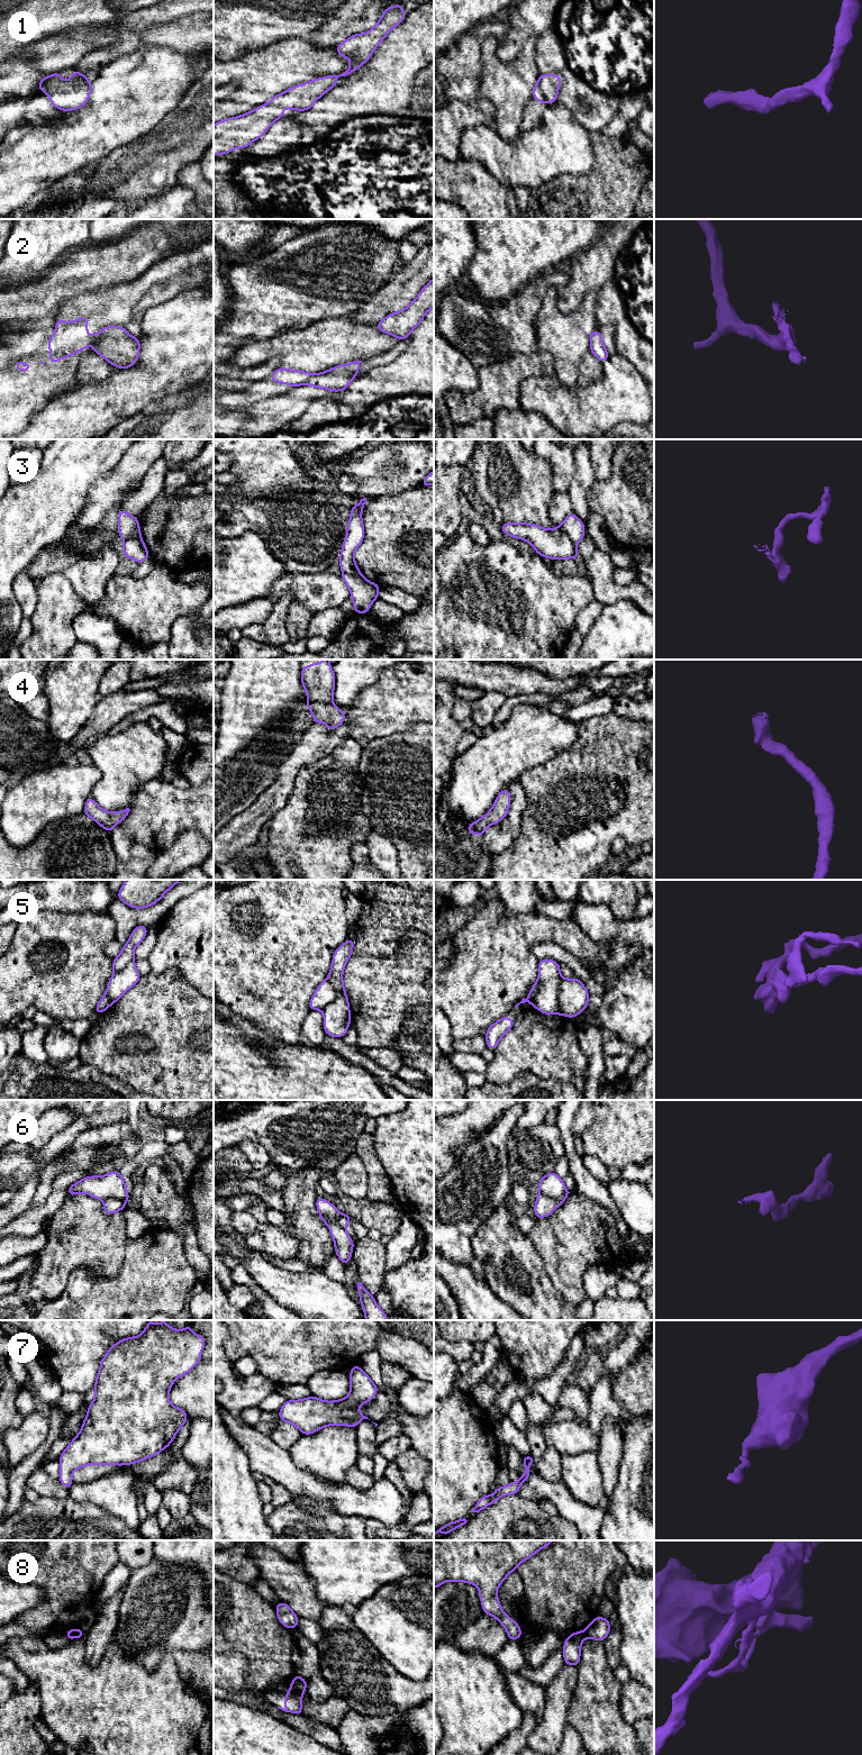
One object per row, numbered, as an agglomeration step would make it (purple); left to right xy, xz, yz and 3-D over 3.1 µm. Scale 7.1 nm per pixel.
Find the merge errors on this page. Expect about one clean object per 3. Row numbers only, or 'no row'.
2, 3, 5, 6, 8

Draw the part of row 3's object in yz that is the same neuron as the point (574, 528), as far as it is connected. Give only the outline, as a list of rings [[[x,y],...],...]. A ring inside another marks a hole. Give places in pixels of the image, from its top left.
[[[573,512],[566,516],[560,528],[574,544],[578,544],[584,537],[584,525]]]

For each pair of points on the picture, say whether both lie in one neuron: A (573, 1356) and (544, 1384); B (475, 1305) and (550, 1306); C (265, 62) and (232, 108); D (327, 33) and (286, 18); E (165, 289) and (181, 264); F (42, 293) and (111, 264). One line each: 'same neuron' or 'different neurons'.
A: same neuron
B: different neurons
C: same neuron
D: different neurons
E: different neurons
F: same neuron

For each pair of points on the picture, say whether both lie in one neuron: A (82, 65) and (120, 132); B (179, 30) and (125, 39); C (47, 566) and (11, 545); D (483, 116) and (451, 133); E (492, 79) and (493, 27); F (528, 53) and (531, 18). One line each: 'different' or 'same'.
A: different
B: different
C: different
D: same
E: different
F: different

